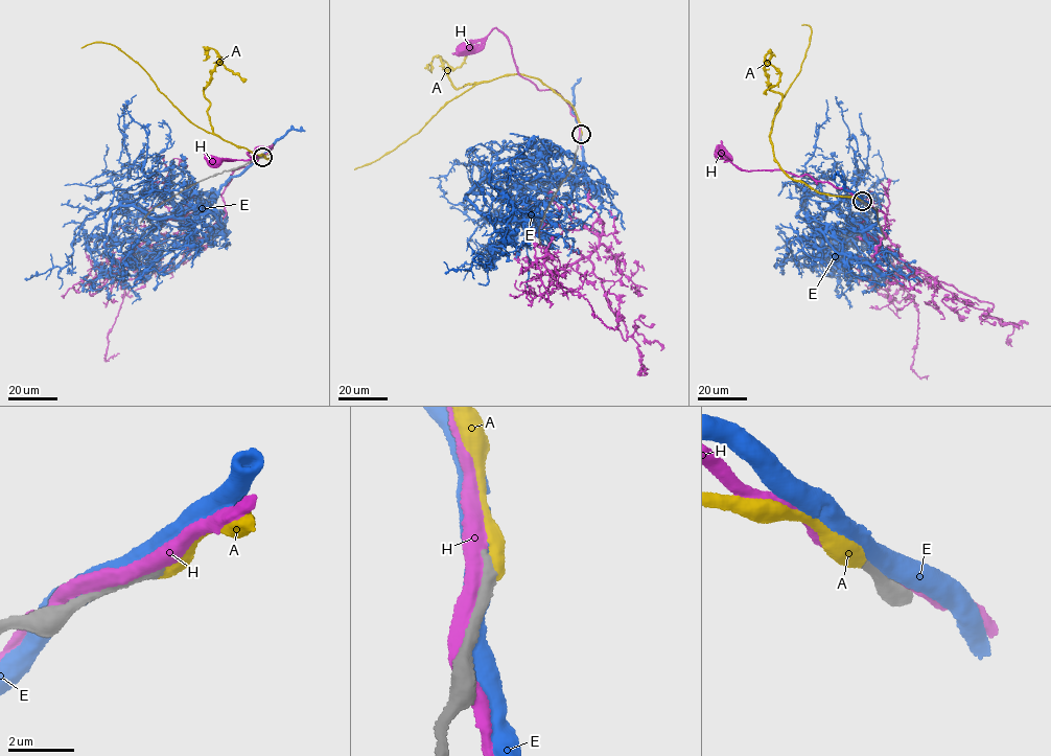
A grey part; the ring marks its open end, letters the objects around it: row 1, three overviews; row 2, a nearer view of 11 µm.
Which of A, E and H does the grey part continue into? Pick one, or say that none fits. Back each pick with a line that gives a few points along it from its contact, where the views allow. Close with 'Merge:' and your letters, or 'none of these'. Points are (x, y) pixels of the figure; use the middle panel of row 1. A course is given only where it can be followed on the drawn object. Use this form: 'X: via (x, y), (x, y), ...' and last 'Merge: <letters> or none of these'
A: via (581, 134), (574, 108), (562, 97), (535, 77), (505, 74), (474, 85), (447, 102), (407, 140), (354, 169)
Merge: A

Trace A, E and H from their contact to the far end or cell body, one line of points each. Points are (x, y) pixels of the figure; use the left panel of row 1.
A: (262, 157), (273, 156), (267, 159), (236, 146), (181, 114), (139, 65), (114, 46), (96, 43), (82, 47)
E: (259, 158), (214, 201), (180, 209), (166, 193), (140, 190), (99, 211), (74, 236), (71, 261), (31, 276)
H: (258, 158), (273, 145), (248, 154), (257, 161), (255, 156), (215, 162)

